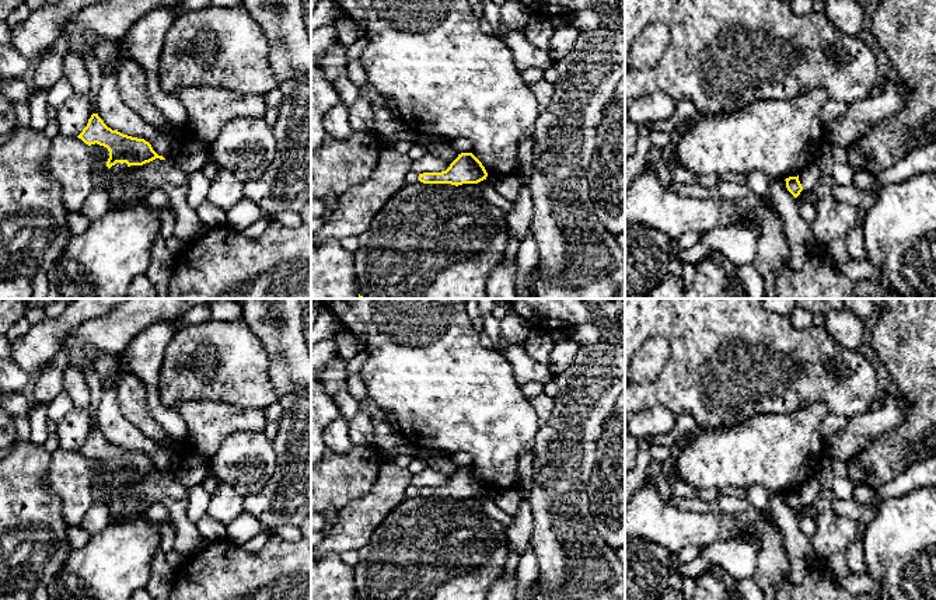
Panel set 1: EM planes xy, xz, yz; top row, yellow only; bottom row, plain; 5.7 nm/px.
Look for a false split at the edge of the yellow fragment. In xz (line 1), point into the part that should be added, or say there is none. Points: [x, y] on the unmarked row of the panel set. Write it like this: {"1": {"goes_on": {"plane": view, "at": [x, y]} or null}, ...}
{"1": {"goes_on": null}}

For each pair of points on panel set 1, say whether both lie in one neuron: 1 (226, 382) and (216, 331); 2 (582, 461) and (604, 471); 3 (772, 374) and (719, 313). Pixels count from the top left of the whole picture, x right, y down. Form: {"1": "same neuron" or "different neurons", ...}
{"1": "same neuron", "2": "different neurons", "3": "same neuron"}

